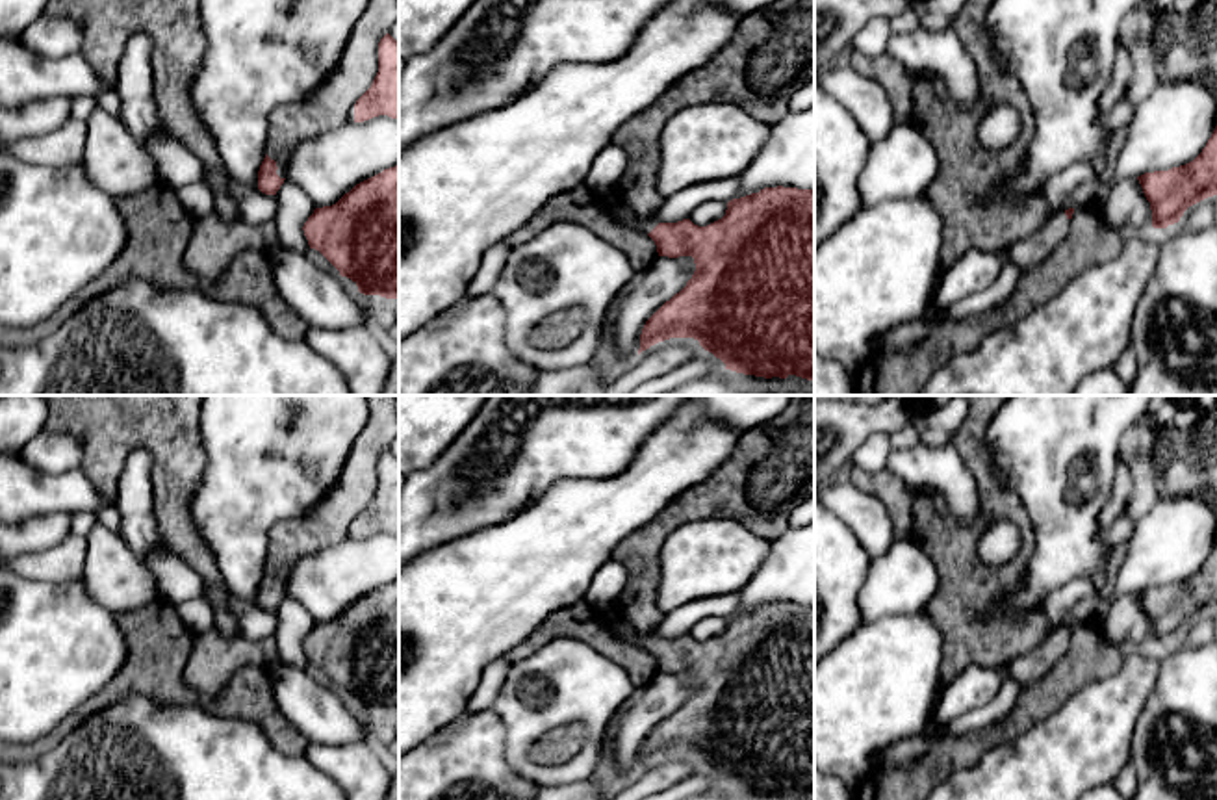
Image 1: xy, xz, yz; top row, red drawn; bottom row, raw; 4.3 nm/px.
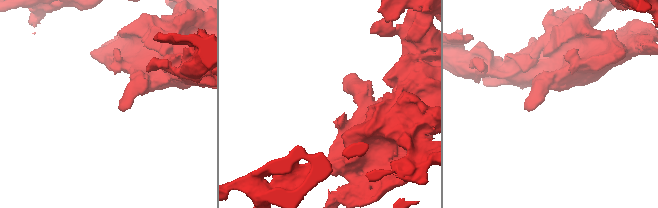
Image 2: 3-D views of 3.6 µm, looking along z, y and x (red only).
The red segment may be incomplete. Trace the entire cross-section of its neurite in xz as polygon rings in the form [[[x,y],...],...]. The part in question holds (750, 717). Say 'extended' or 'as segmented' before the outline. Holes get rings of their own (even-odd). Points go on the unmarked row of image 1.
extended; [[[764,603],[727,618],[725,631],[707,642],[690,635],[659,639],[655,631],[638,633],[621,622],[633,642],[647,650],[659,672],[692,672],[696,687],[686,702],[666,716],[644,741],[638,770],[670,754],[694,754],[725,780],[725,785],[787,794],[796,791],[814,796],[814,603]]]

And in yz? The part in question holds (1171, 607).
as segmented; [[[1217,542],[1202,568],[1189,579],[1137,592],[1152,626],[1152,642],[1167,644],[1184,627],[1217,611]]]

